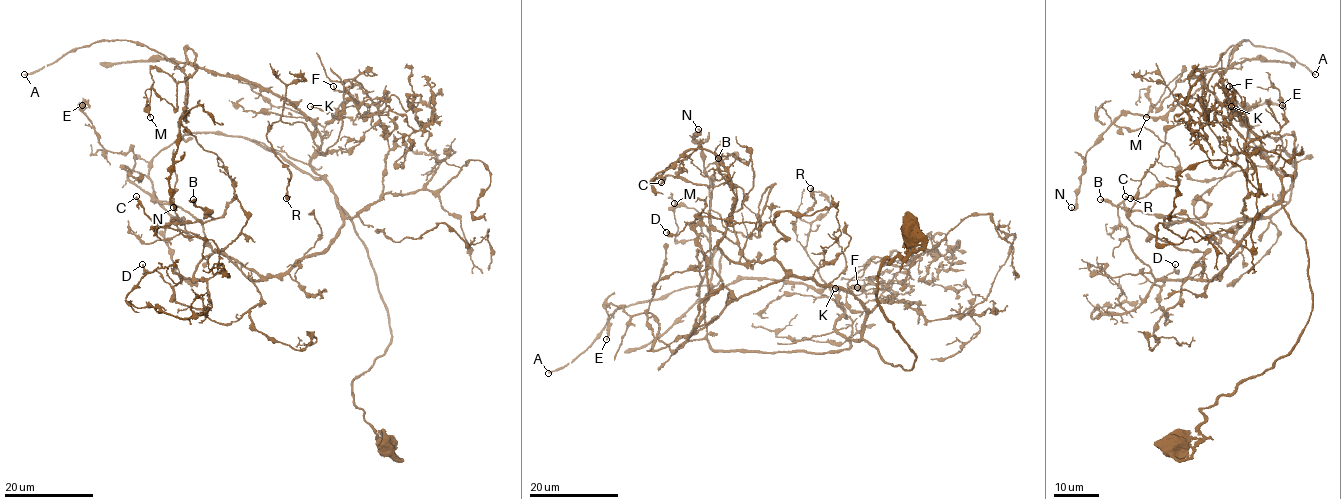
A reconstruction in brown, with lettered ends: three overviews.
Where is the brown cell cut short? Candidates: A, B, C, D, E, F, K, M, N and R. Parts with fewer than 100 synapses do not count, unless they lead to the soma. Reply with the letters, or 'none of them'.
A

